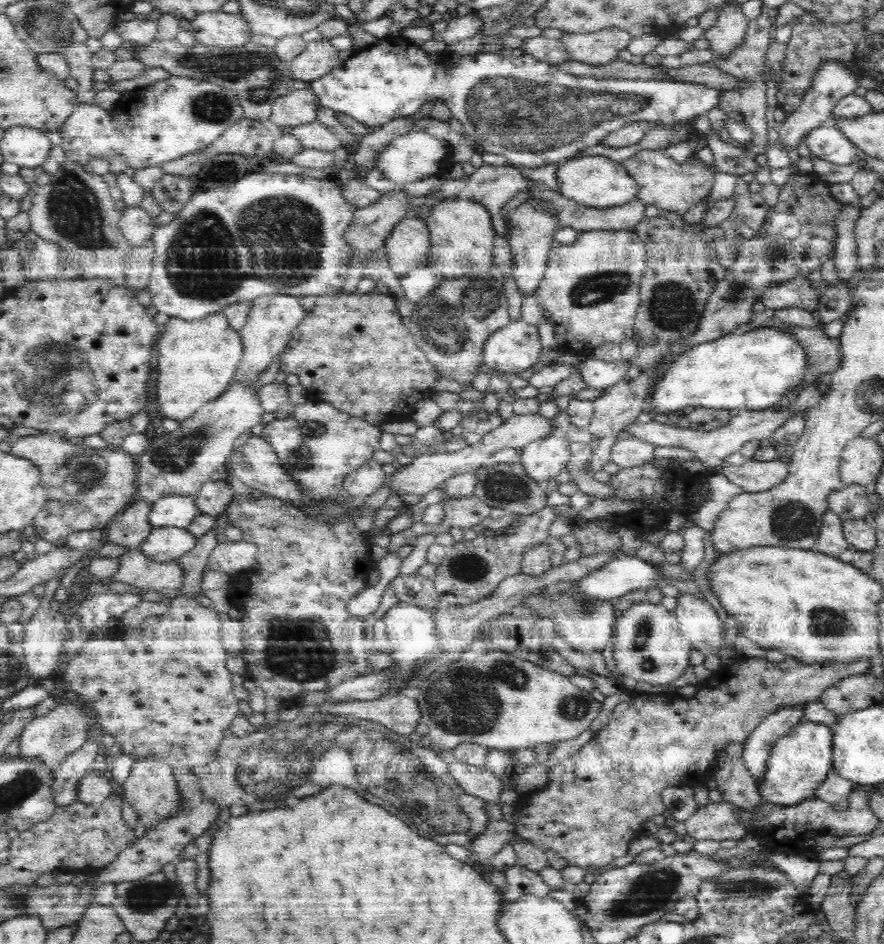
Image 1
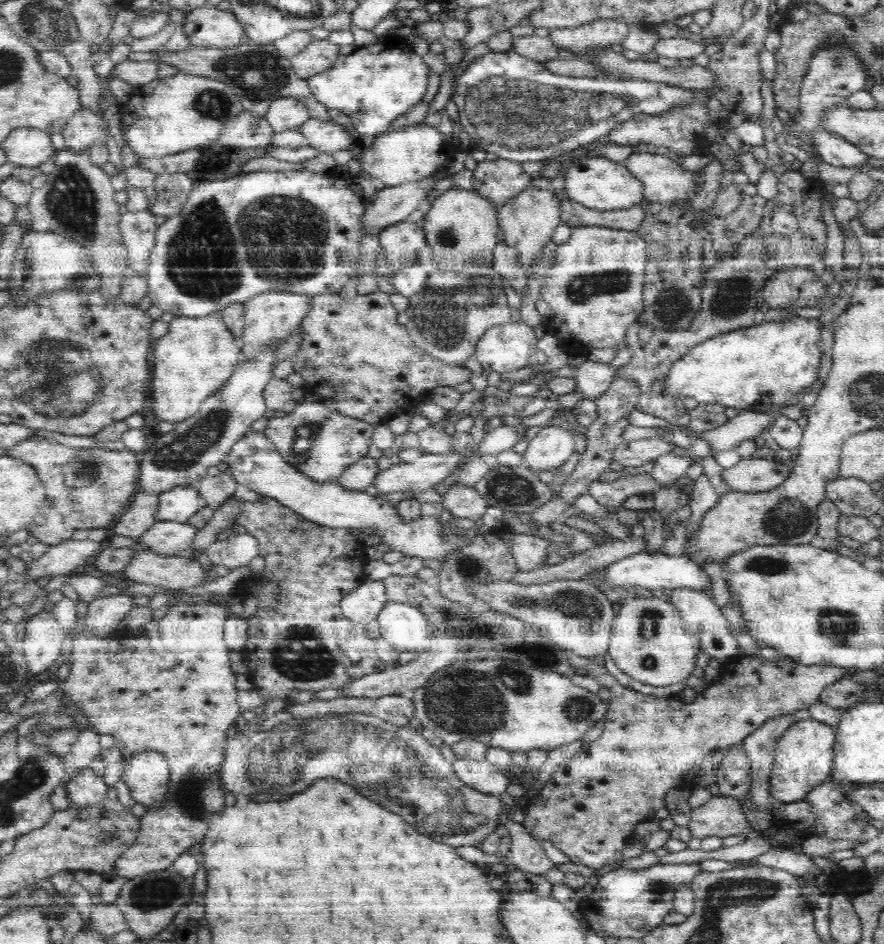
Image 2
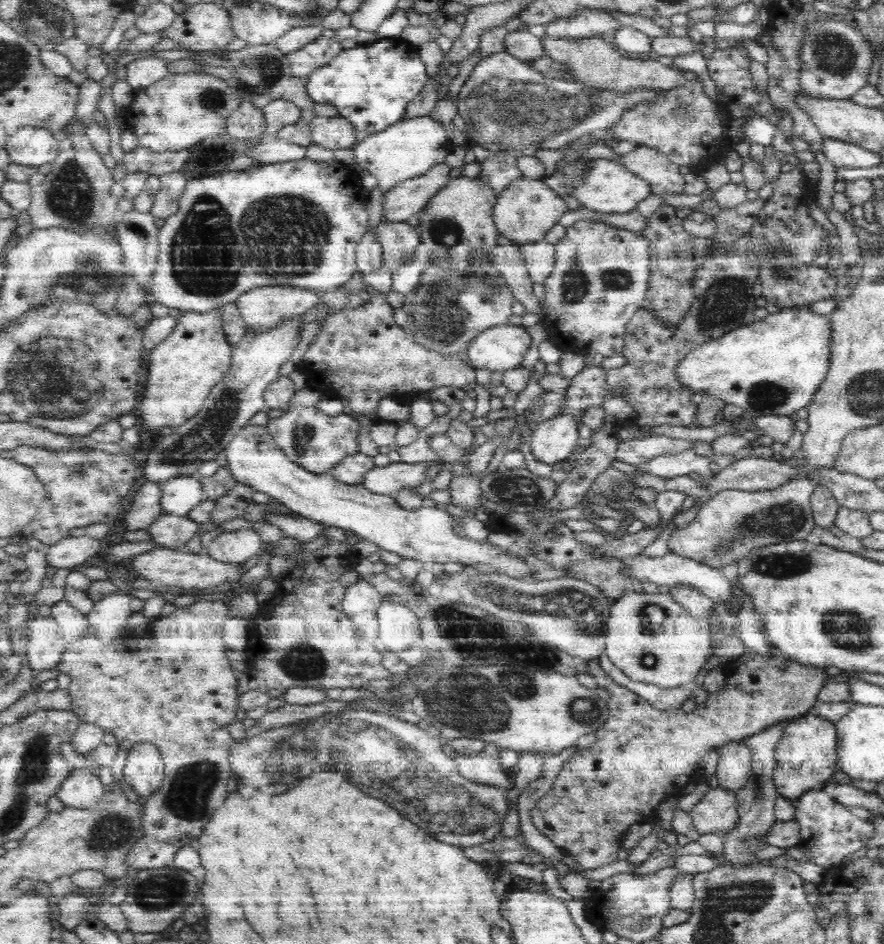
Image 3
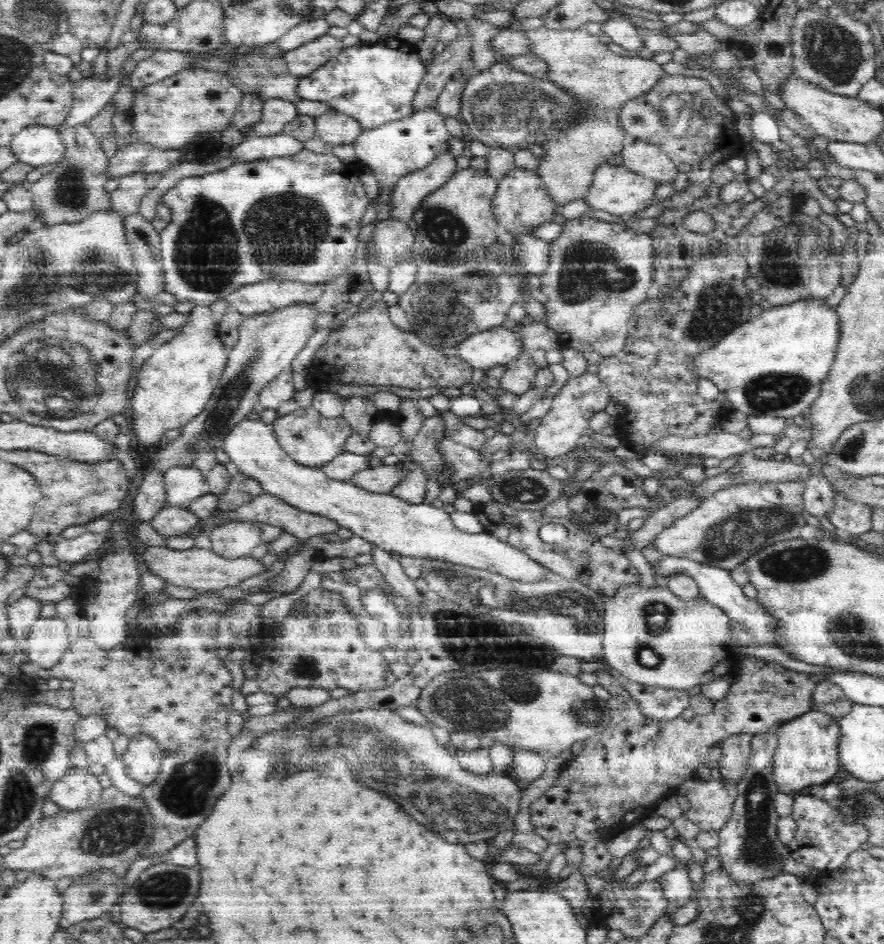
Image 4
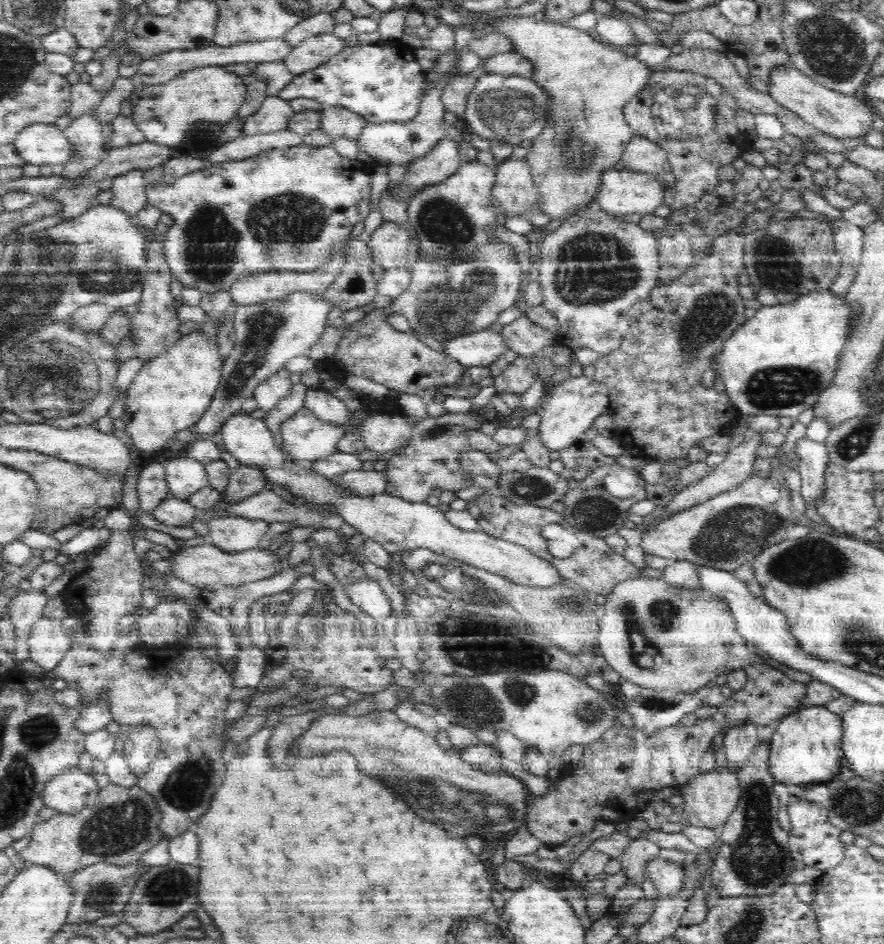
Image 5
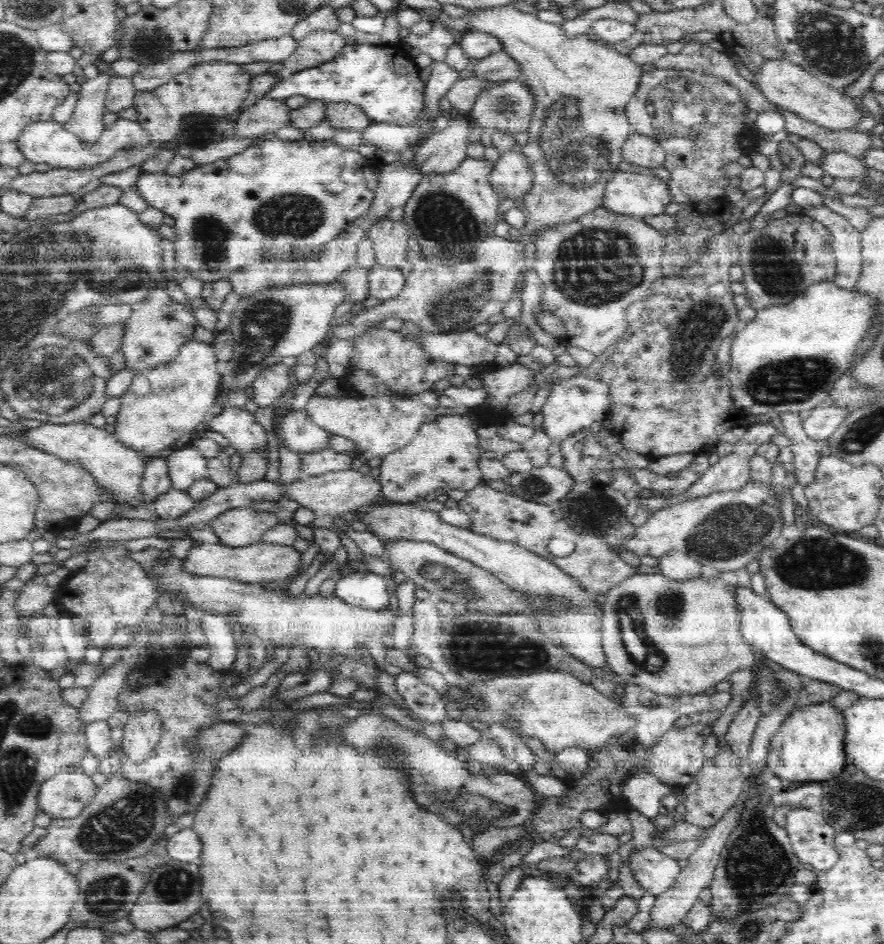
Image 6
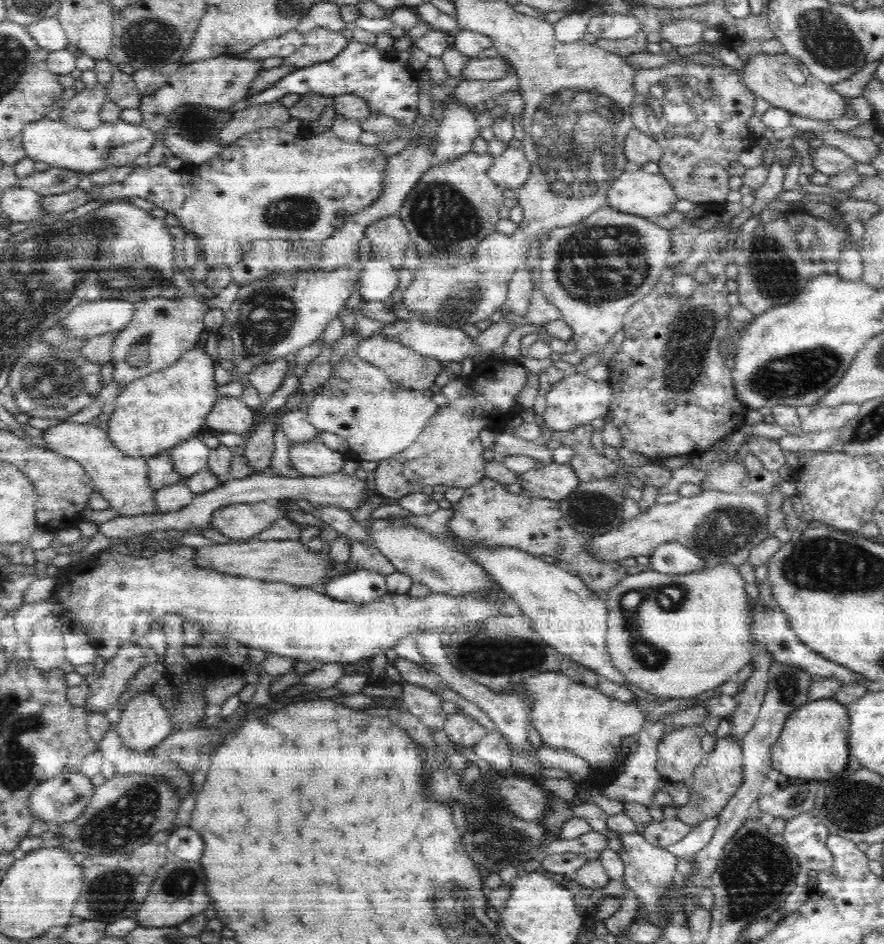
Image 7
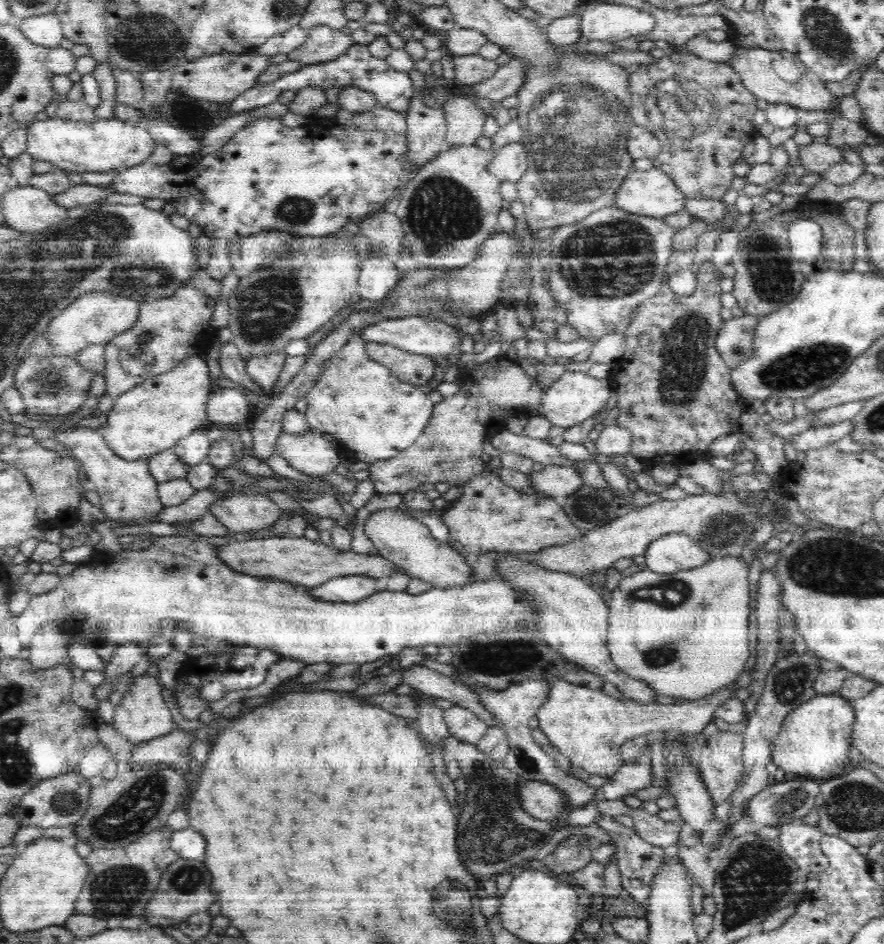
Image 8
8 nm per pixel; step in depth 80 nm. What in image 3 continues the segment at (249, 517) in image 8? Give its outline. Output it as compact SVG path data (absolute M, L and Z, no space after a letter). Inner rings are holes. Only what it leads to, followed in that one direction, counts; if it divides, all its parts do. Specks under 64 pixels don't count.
M254 529L223 531L209 544L207 552L216 561L230 564L245 563L254 554L260 553L260 535Z

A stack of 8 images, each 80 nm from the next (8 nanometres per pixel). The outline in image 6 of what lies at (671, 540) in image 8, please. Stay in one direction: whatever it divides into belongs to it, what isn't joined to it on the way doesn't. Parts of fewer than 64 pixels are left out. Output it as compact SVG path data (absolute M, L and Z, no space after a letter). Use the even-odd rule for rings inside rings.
M680 552L660 555L658 562L660 572L670 581L698 579L702 577L702 565L692 556Z

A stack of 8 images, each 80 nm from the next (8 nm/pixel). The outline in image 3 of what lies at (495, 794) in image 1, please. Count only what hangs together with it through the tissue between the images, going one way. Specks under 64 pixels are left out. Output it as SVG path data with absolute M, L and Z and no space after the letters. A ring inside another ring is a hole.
M484 751L472 755L457 753L454 761L456 761L458 772L465 779L486 783L486 785L496 785L496 787L511 788L513 786L510 777L498 760Z

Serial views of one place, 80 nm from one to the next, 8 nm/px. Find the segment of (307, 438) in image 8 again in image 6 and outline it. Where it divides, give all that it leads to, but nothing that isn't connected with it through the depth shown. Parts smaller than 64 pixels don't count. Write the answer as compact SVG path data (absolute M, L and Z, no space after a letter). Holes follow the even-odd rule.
M330 446L326 450L316 452L316 454L299 455L299 458L300 468L309 477L352 469L353 464L352 456L338 453Z

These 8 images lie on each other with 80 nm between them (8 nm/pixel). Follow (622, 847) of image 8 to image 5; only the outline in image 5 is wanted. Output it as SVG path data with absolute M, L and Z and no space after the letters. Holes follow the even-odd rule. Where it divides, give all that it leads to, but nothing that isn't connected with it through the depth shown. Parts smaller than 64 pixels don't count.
M659 856L646 864L644 877L650 880L658 891L658 896L680 894L684 886L685 869L682 865L666 861Z

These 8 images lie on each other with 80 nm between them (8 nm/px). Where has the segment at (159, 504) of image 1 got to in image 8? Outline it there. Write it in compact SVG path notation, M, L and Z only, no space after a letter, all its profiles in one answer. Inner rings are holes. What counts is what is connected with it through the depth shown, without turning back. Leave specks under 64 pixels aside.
M194 430L190 435L183 436L170 451L176 454L185 467L196 468L196 464L207 462L206 456L209 454L211 442L206 436L206 430Z

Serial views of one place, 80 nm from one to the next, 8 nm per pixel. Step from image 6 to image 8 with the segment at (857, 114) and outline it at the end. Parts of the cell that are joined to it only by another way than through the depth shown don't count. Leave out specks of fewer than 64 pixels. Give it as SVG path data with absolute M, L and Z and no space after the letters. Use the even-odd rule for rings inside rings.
M760 47L736 48L733 59L727 63L740 75L742 84L752 94L755 94L759 99L764 98L768 103L786 103L790 107L796 107L801 113L803 111L828 110L834 104L834 93L825 87L825 83L816 76L816 73L812 72L803 62L800 62L796 55L786 52L784 49L771 51Z

